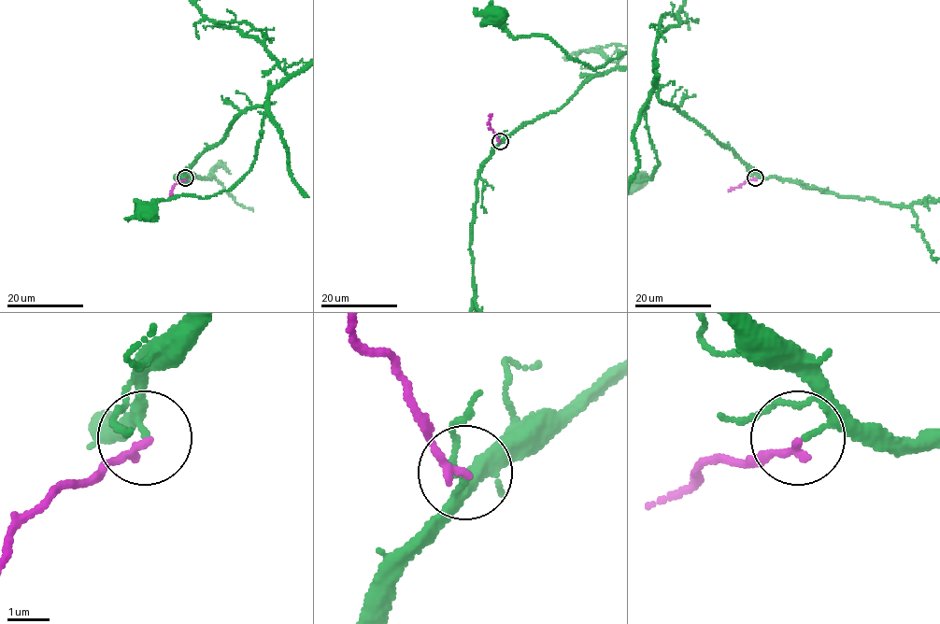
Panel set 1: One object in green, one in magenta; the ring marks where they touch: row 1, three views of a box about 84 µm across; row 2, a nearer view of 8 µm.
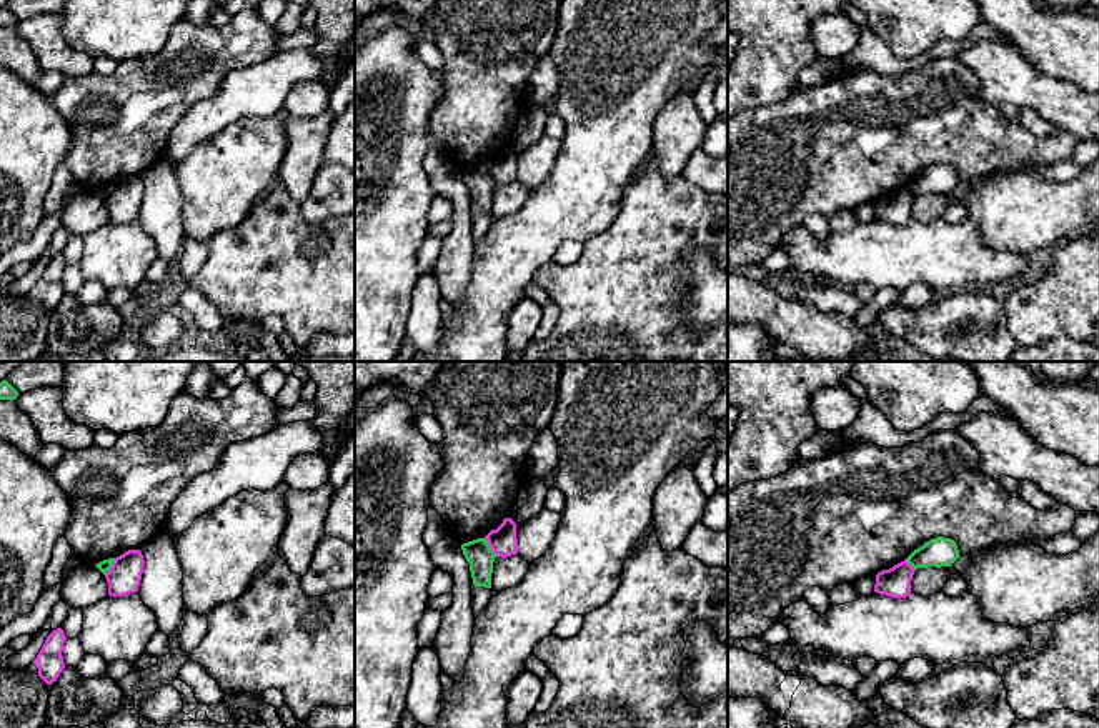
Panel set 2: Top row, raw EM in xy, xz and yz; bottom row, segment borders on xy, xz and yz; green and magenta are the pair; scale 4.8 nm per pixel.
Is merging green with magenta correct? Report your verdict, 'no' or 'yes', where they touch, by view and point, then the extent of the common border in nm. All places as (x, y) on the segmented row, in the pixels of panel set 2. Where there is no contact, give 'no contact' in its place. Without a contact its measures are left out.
no; contact xz (488, 547); length 110 nm

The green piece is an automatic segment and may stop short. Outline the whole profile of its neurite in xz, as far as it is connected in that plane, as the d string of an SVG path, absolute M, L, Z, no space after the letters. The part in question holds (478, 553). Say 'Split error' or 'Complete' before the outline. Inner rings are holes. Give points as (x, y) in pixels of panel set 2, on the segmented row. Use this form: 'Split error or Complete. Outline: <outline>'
Complete. Outline: M478 538L461 545L463 555L470 563L470 571L475 586L491 588L495 551L490 548L486 538Z

